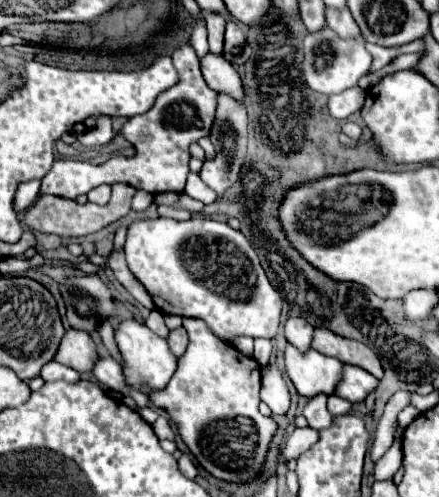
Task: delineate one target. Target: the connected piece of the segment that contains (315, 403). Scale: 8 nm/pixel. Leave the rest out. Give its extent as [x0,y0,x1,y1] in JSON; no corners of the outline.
[304,394,332,430]

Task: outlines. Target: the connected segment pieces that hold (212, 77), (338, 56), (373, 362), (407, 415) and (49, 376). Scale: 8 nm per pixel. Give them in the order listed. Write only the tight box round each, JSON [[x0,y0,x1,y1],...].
[[200,54,244,104],[304,28,372,96],[312,328,382,378],[398,405,421,427],[40,360,80,382]]

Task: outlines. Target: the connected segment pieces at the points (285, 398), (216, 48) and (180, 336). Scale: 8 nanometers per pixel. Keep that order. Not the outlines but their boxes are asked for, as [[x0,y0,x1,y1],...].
[[262,364,291,414],[204,12,226,54],[168,326,188,356]]

